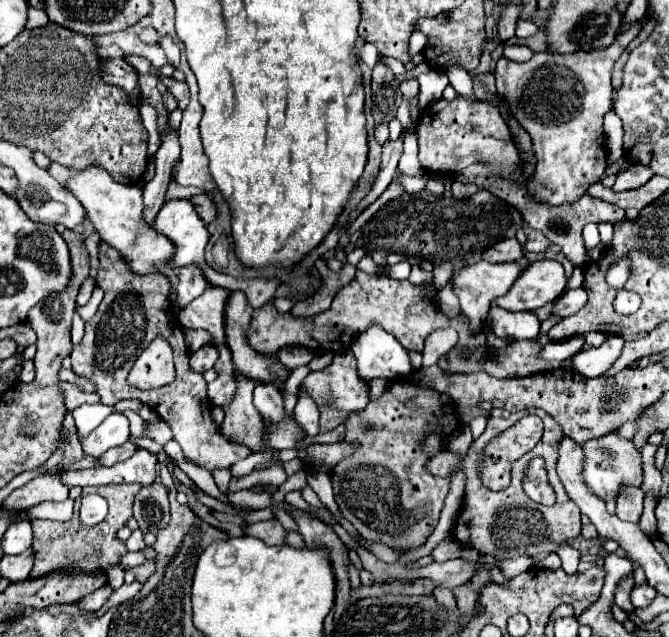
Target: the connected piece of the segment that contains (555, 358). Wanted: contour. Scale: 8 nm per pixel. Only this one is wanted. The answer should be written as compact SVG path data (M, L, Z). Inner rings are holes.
M574 336L574 338L568 338L568 340L562 340L562 342L548 342L540 352L538 356L546 362L562 362L564 358L576 354L582 350L582 344L584 340Z

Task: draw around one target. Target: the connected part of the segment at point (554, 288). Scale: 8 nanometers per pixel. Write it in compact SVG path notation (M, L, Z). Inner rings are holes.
M538 260L528 264L516 278L508 294L492 300L490 306L504 310L538 310L544 304L556 300L566 286L566 274L556 260Z

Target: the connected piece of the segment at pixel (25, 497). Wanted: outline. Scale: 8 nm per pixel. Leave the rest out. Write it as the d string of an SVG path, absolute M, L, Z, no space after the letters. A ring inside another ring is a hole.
M48 472L30 480L26 486L12 492L4 500L4 506L10 510L28 510L46 500L66 500L70 488L62 482L60 474L62 472Z

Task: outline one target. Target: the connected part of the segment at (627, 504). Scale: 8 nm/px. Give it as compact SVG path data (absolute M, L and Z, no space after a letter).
M628 488L620 494L618 506L616 506L616 516L626 520L626 522L640 522L642 516L642 500L644 500L644 492L642 488Z

